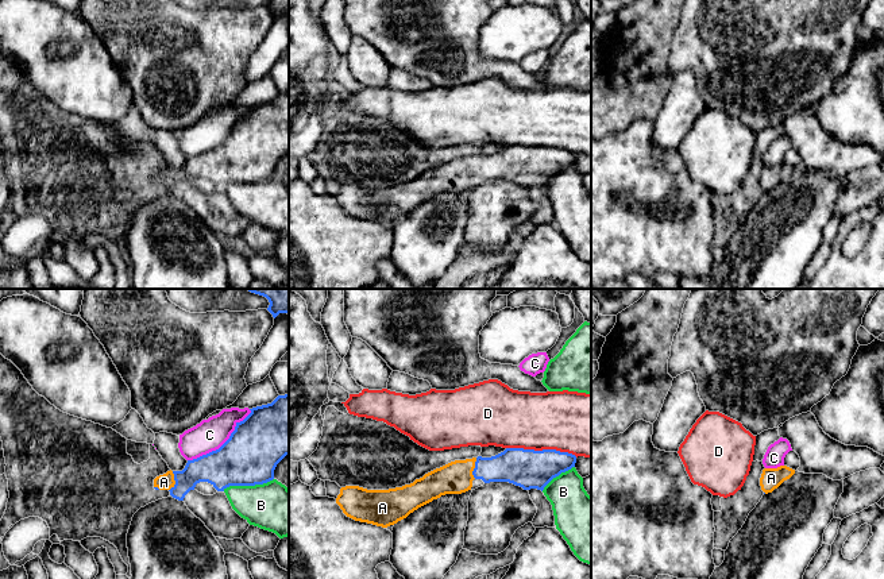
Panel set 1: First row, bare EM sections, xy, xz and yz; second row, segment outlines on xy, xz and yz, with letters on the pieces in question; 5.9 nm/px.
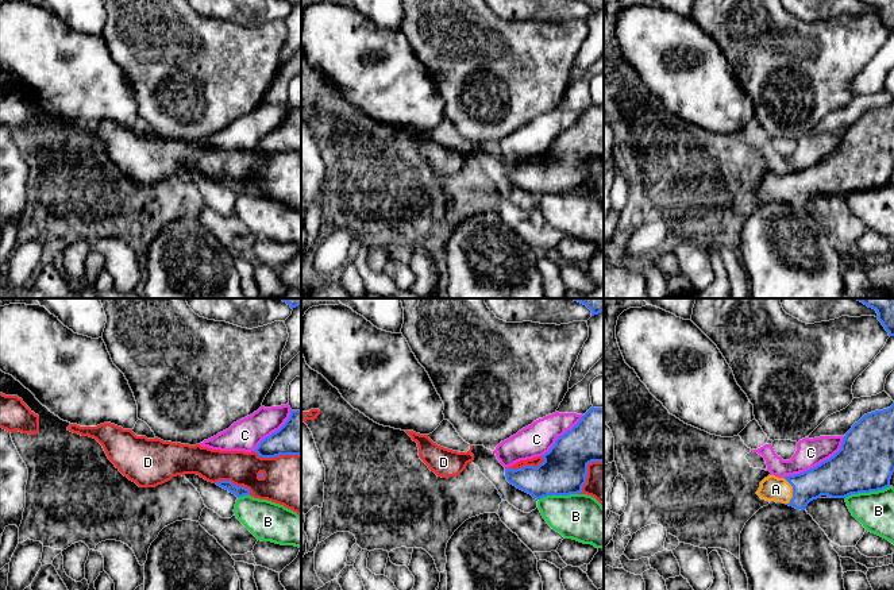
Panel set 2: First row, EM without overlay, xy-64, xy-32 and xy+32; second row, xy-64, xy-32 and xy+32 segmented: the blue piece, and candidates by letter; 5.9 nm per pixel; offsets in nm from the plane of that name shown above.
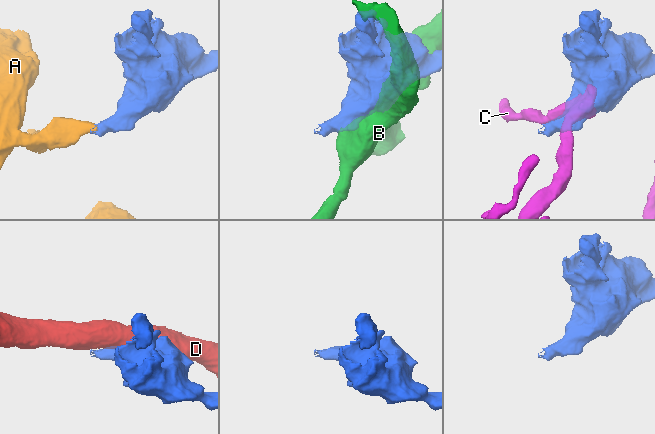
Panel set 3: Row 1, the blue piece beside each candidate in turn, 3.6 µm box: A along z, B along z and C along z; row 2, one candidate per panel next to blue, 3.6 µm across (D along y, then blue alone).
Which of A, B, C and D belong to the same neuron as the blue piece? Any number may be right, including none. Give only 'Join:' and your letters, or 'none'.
Join: A

